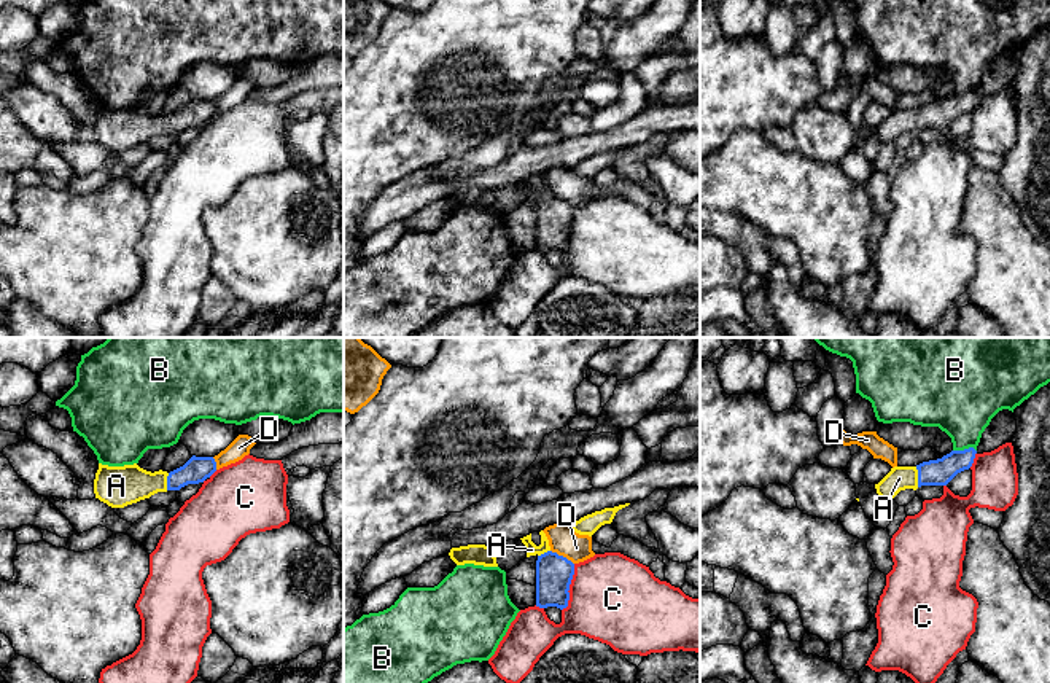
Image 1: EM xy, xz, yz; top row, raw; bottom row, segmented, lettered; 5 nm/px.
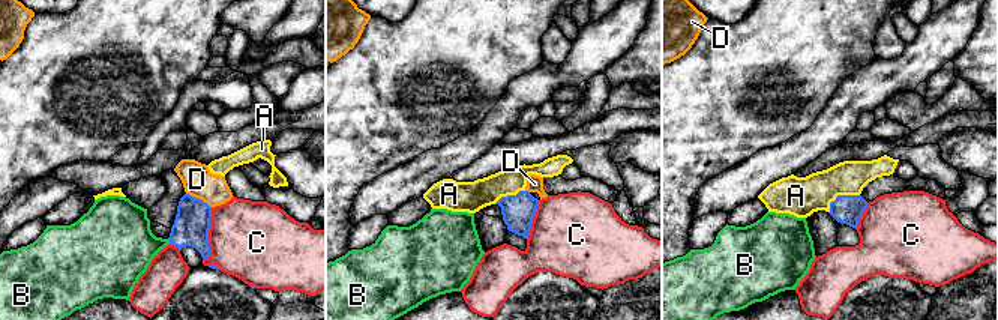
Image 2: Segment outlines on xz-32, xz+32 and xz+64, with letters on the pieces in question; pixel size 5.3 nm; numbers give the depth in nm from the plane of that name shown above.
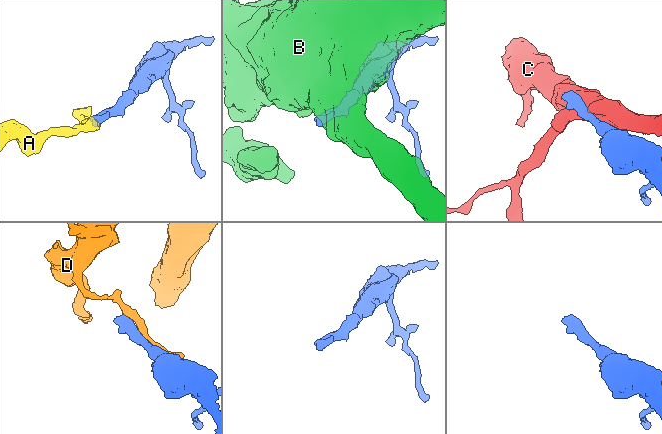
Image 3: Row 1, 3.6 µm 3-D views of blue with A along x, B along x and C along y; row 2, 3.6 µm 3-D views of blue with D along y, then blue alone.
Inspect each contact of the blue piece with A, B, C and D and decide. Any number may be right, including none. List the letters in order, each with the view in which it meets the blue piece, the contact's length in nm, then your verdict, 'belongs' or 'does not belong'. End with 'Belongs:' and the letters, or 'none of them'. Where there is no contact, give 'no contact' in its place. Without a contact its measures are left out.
A: yz | 110 nm | belongs
B: yz | 120 nm | does not belong
C: xz | 240 nm | does not belong
D: xz | 140 nm | does not belong
Belongs: A

